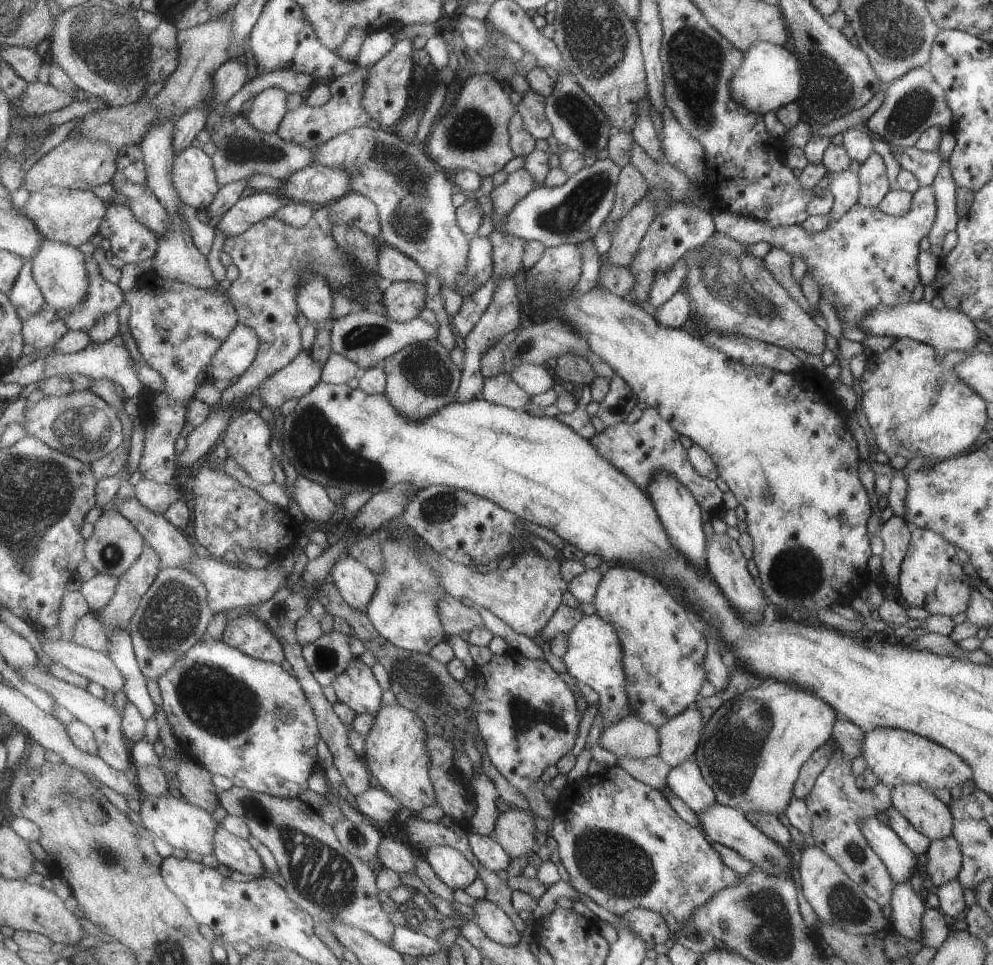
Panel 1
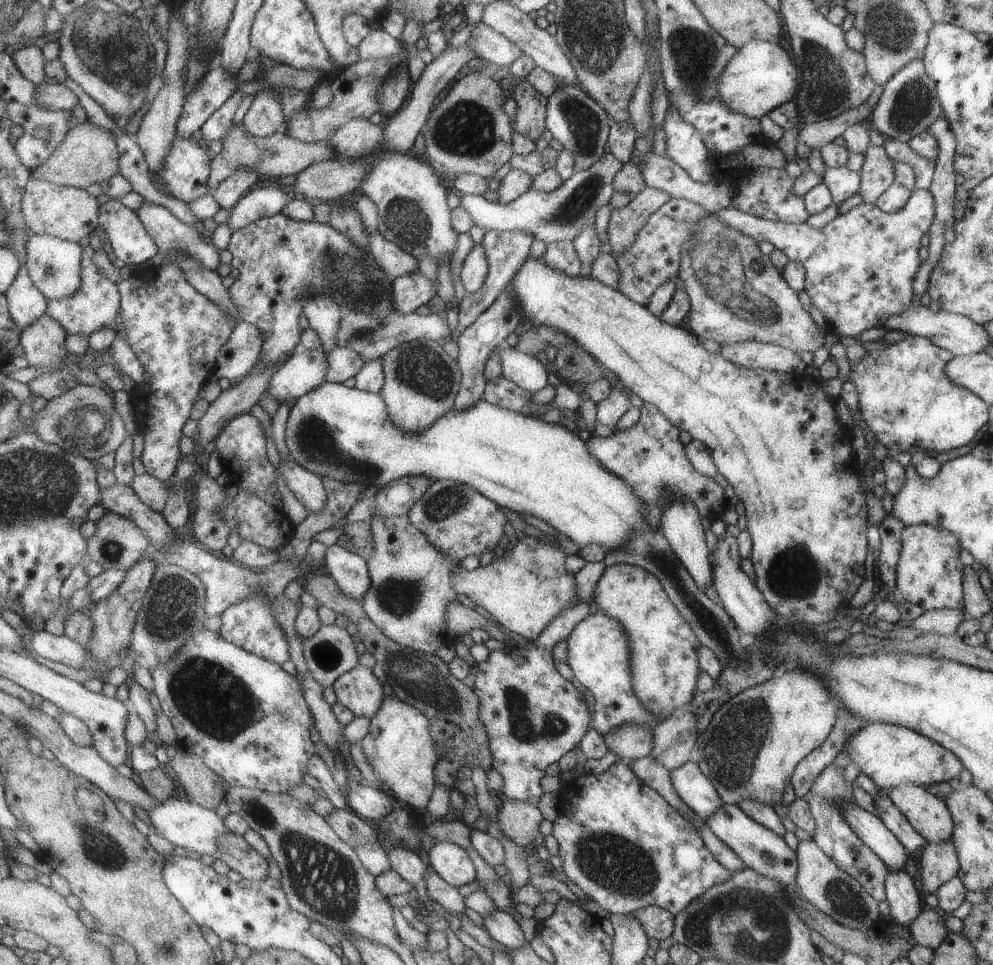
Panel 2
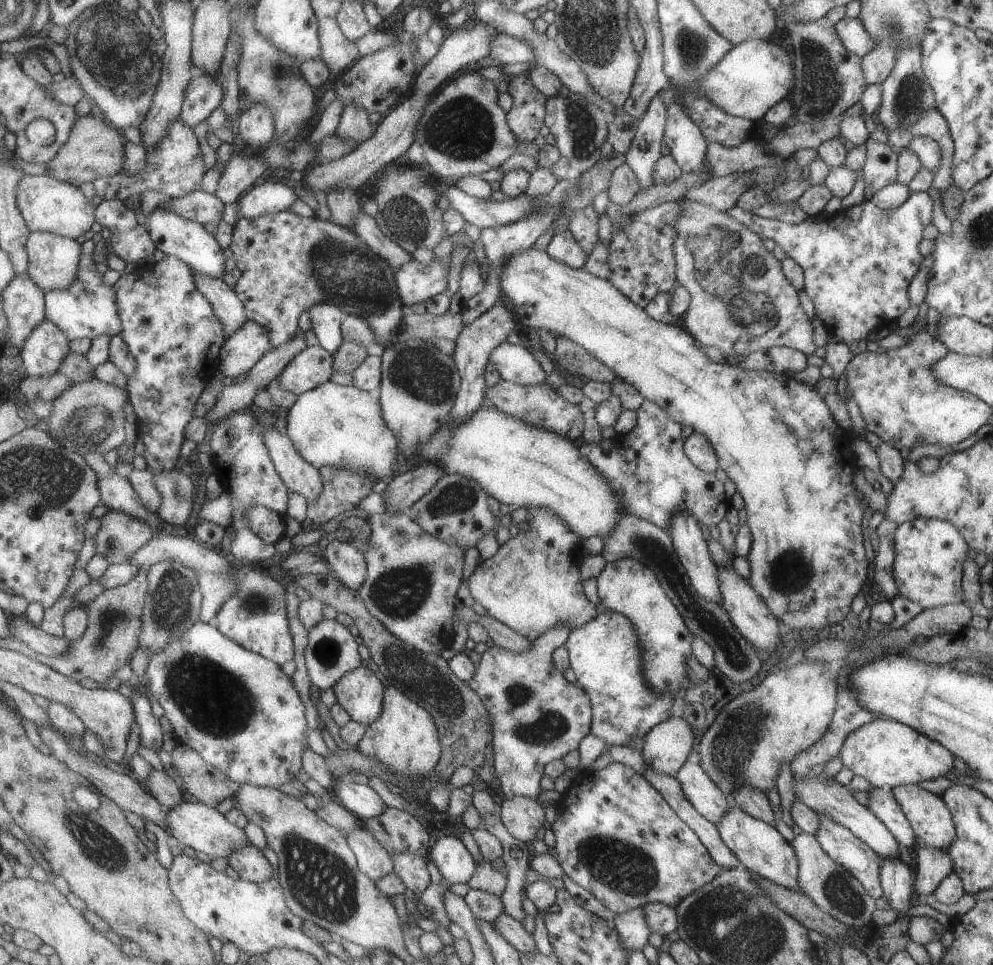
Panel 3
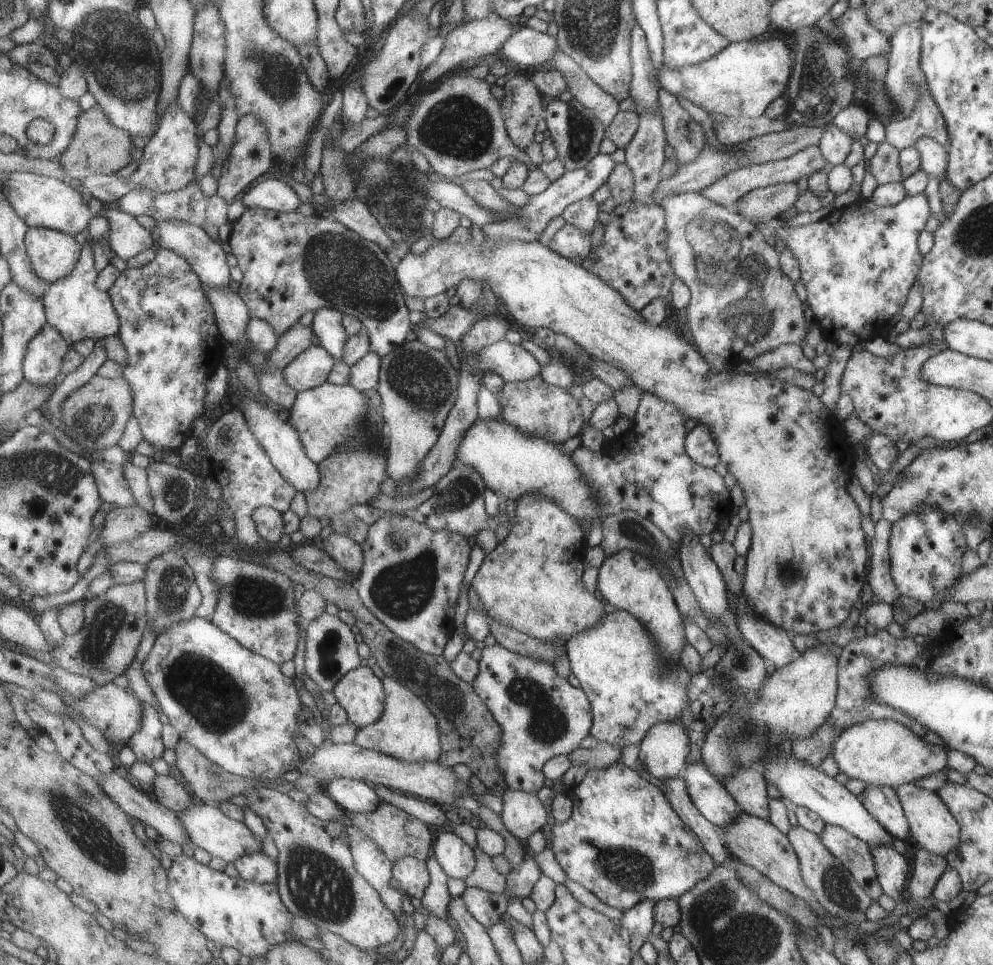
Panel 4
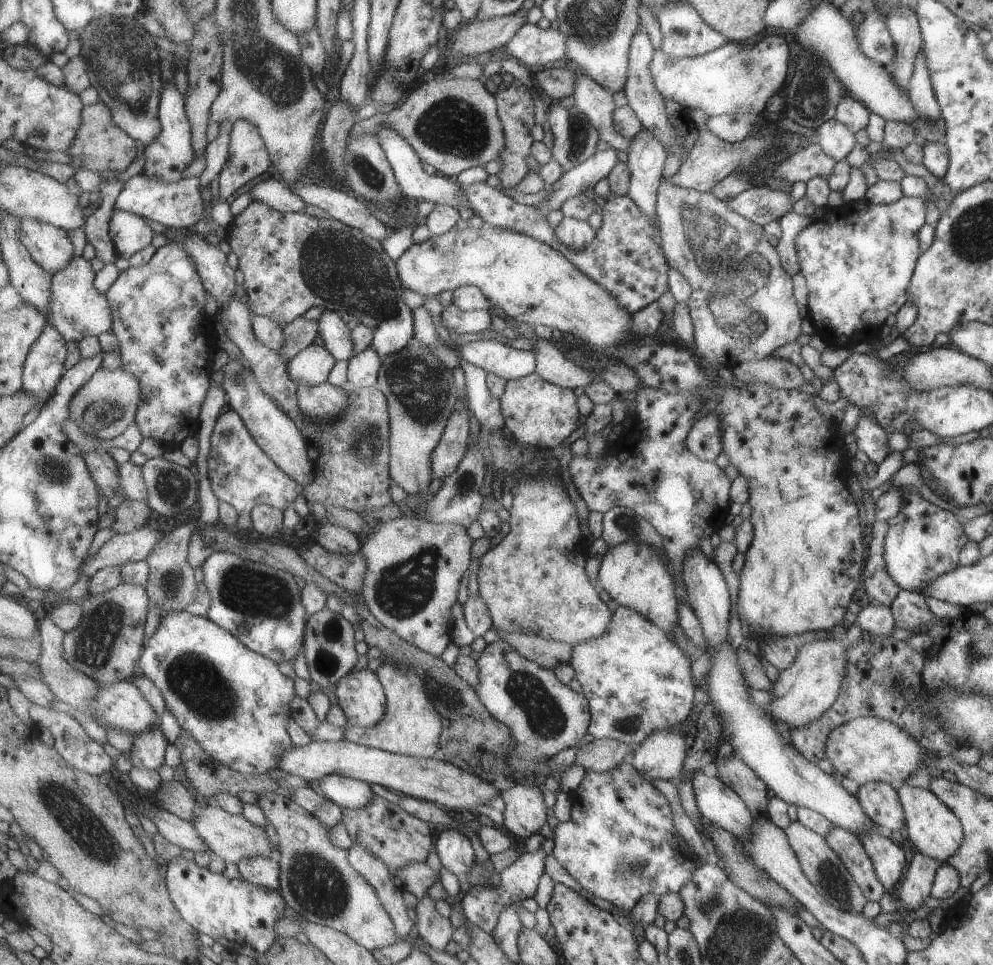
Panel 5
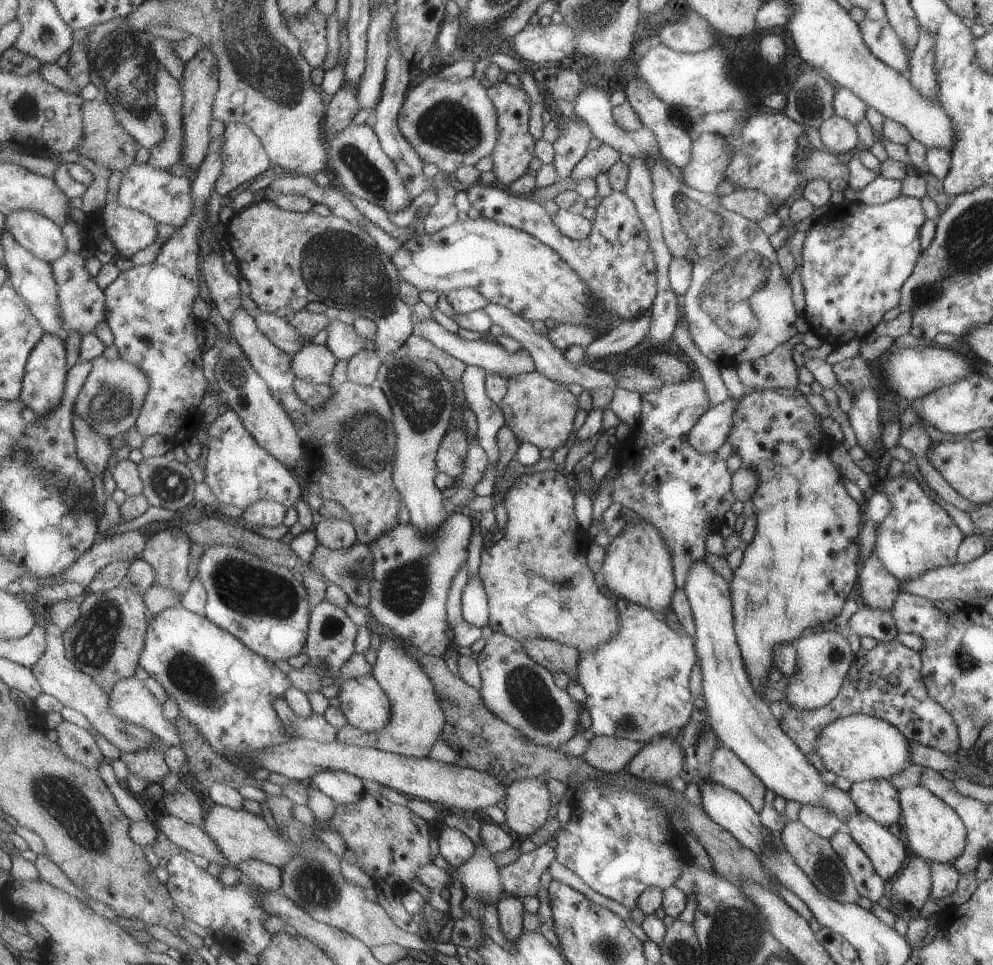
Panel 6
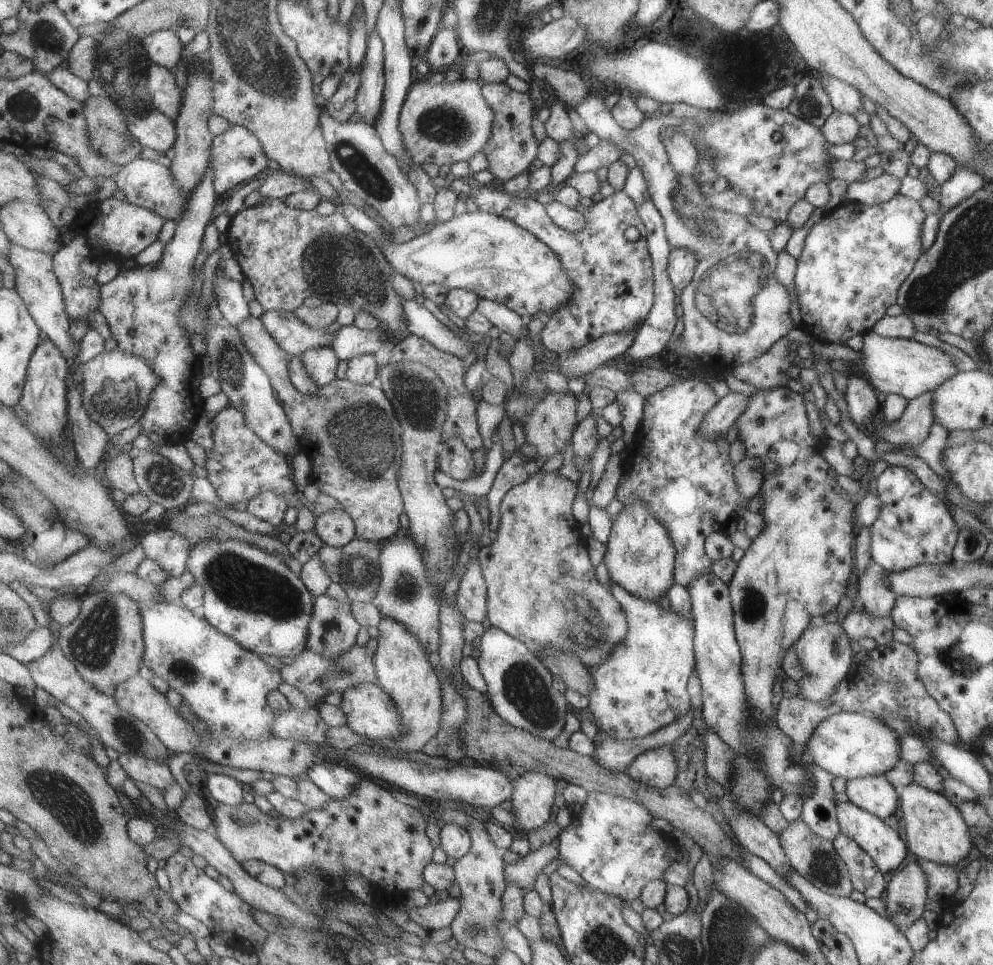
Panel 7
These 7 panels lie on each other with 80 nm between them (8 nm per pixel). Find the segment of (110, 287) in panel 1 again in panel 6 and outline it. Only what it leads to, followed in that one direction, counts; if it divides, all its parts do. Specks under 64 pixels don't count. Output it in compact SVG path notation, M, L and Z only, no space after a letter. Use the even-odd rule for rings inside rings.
M67 252L59 260L56 260L52 267L58 284L60 317L64 329L83 336L95 333L98 325L104 323L107 318L106 294L103 289L99 288L95 277L89 274L86 260L78 252Z

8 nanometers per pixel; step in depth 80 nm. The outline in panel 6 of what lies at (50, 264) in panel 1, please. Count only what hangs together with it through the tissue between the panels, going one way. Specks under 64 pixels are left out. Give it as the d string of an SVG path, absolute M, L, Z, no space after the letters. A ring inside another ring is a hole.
M18 210L6 216L7 231L41 260L53 264L67 253L67 240L61 225L40 212Z

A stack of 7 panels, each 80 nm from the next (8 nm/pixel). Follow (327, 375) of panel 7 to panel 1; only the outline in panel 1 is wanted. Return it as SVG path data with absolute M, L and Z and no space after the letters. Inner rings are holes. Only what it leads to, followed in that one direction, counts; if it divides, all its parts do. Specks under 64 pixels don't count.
M303 350L297 358L270 376L257 390L258 396L268 408L279 408L291 398L300 399L322 382L323 367L312 357L311 351Z

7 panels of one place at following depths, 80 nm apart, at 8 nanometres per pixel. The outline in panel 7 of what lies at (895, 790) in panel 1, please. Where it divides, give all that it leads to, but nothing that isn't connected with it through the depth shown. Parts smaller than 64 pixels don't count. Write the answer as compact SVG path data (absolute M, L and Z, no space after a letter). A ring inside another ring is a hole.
M913 782L901 789L898 802L905 829L906 849L917 860L933 861L956 868L957 862L966 858L971 850L972 838L957 806L951 804L942 794Z

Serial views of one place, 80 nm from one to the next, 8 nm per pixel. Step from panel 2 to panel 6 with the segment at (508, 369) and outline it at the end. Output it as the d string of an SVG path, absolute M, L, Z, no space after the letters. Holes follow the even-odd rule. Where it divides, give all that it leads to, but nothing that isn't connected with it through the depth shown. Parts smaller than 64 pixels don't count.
M434 319L427 321L417 321L417 331L426 339L432 340L439 348L445 352L452 354L455 358L466 362L468 365L477 365L483 367L488 373L497 373L502 377L509 378L517 375L522 375L523 372L531 372L534 370L534 362L530 354L525 349L519 349L516 352L508 352L501 347L499 343L488 342L477 339L476 341L468 341L461 338L457 334L447 332L439 322Z

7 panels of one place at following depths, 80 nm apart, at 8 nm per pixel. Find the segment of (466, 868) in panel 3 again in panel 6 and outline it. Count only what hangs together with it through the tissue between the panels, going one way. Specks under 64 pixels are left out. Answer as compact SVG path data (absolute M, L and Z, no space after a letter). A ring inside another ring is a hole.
M445 827L440 833L440 854L459 870L472 856L477 846L461 829Z

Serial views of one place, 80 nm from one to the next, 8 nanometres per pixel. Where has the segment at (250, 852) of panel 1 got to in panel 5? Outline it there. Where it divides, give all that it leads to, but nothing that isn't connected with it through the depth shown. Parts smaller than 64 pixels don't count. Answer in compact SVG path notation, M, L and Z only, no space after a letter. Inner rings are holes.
M244 858L236 866L245 880L256 885L279 890L281 867L277 858Z

